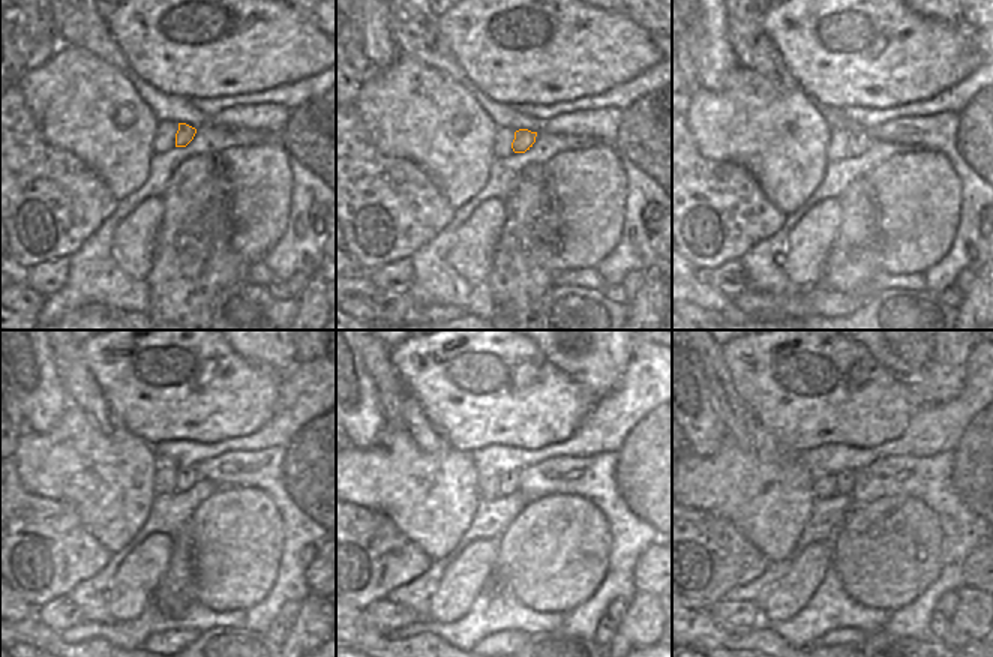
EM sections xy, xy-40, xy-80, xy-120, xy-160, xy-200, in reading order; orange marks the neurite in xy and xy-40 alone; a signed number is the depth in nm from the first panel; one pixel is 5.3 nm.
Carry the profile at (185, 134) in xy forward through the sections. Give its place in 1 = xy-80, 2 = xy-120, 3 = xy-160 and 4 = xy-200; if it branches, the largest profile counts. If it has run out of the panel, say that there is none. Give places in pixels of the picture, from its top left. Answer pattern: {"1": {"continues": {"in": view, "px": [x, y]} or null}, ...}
{"1": {"continues": {"in": "xy-80", "px": [858, 143]}}, "2": {"continues": {"in": "xy-120", "px": [186, 477]}}, "3": {"continues": {"in": "xy-160", "px": [509, 480]}}, "4": {"continues": {"in": "xy-200", "px": [845, 480]}}}

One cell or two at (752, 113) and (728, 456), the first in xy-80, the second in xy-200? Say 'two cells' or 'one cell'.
one cell

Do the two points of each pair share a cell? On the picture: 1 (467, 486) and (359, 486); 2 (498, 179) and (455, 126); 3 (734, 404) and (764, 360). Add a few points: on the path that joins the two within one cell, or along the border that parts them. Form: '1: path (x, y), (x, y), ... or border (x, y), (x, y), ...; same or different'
1: path (440, 483), (434, 479), (425, 486), (386, 485); same
2: border (494, 159), (488, 180), (470, 198); different
3: border (725, 365), (735, 393), (747, 408); different

